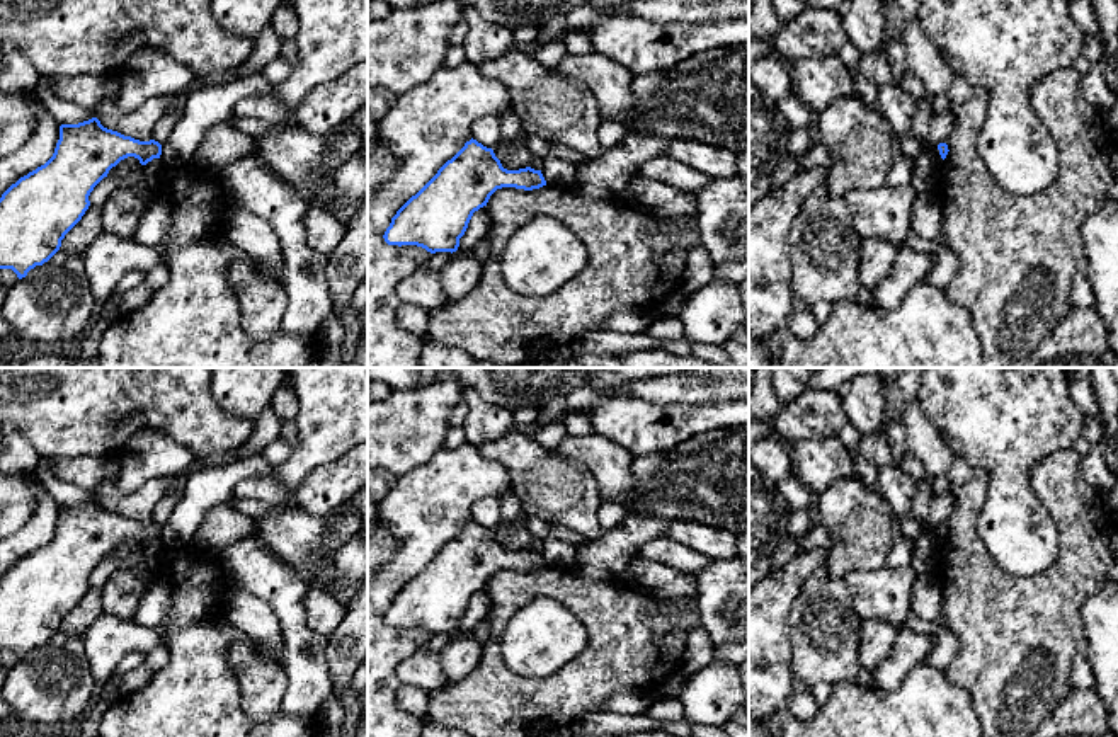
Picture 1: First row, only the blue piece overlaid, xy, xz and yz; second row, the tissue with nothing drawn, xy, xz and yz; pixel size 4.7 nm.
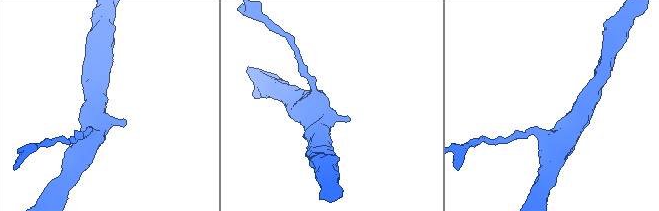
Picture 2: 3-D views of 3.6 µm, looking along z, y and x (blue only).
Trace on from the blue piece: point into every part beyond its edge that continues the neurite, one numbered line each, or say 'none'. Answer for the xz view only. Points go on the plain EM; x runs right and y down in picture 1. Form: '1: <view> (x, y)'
none

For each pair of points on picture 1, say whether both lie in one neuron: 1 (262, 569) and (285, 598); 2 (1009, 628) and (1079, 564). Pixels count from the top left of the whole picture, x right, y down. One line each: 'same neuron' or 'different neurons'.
1: same neuron
2: same neuron

